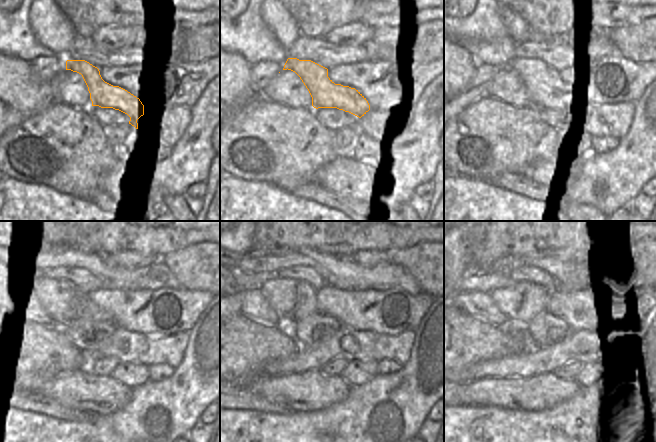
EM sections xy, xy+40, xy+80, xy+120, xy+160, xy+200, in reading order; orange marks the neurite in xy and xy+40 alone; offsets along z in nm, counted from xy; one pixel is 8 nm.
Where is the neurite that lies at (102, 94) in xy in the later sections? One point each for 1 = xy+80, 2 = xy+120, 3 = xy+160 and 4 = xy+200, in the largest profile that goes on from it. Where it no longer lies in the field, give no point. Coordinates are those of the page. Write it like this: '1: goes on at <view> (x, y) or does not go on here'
1: goes on at xy+80 (545, 88)
2: goes on at xy+120 (58, 286)
3: goes on at xy+160 (283, 285)
4: goes on at xy+200 (509, 289)

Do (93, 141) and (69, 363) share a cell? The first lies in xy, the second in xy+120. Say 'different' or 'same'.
same

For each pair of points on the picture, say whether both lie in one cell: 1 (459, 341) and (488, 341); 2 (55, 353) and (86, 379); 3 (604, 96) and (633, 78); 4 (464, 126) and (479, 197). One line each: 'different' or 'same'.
1: same
2: different
3: same
4: different

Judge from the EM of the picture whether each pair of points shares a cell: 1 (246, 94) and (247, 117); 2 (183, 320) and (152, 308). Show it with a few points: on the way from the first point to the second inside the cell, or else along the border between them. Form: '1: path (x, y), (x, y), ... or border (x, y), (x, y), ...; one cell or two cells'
1: border (261, 95), (255, 95), (230, 114); two cells
2: path (175, 312), (160, 311); one cell

